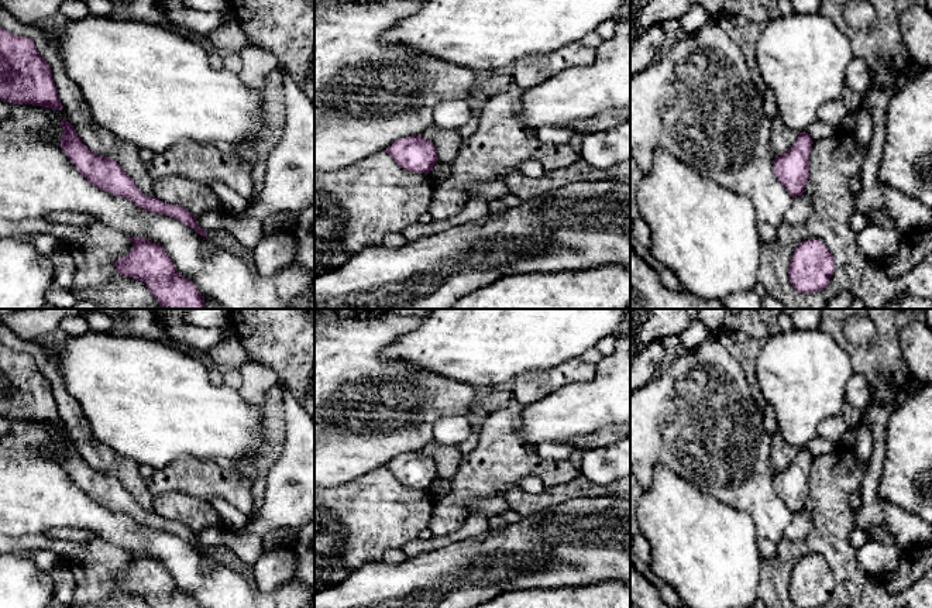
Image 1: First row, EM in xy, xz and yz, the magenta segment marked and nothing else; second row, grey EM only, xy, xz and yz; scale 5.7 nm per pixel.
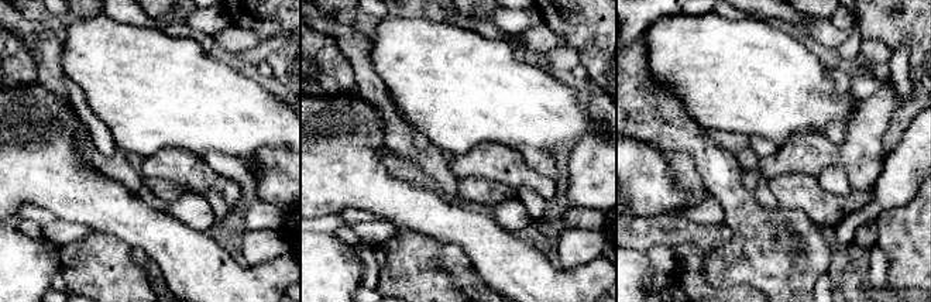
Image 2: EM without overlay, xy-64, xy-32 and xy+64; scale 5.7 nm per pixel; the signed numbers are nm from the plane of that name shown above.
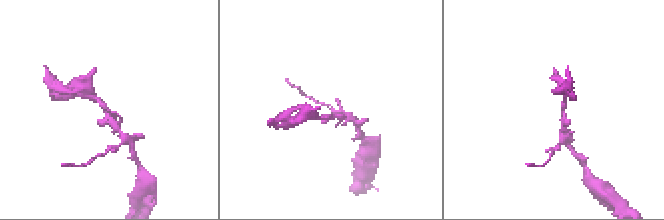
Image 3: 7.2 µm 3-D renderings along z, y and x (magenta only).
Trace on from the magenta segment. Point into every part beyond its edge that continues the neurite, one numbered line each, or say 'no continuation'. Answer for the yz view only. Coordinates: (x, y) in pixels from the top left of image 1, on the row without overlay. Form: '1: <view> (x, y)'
no continuation

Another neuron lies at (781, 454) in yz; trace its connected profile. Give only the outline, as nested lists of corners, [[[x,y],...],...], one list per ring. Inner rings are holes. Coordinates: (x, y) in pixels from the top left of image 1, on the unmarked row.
[[[777,430],[773,434],[773,447],[770,451],[770,461],[771,461],[774,474],[788,467],[797,457],[798,451],[799,449],[787,444],[781,433]]]

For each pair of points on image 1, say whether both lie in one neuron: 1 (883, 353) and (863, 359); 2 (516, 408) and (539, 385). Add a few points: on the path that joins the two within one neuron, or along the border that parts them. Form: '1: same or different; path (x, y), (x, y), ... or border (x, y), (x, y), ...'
1: same; path (879, 357), (867, 359)
2: different; border (513, 398), (523, 406)

